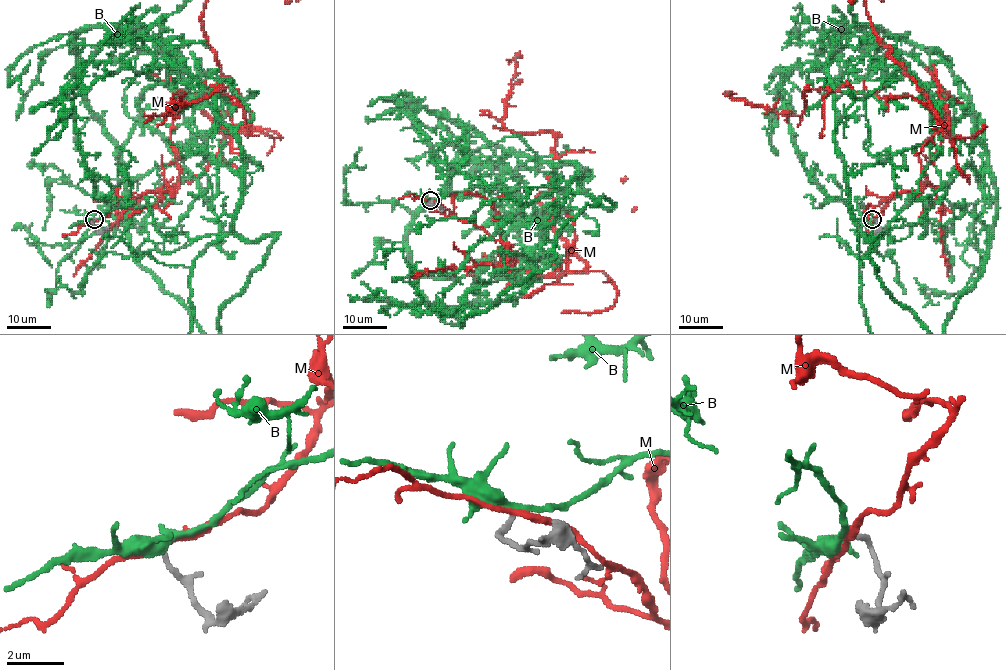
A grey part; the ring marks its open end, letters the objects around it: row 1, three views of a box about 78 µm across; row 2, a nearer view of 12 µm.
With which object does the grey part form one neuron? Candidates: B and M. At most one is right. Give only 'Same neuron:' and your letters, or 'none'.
Same neuron: B

